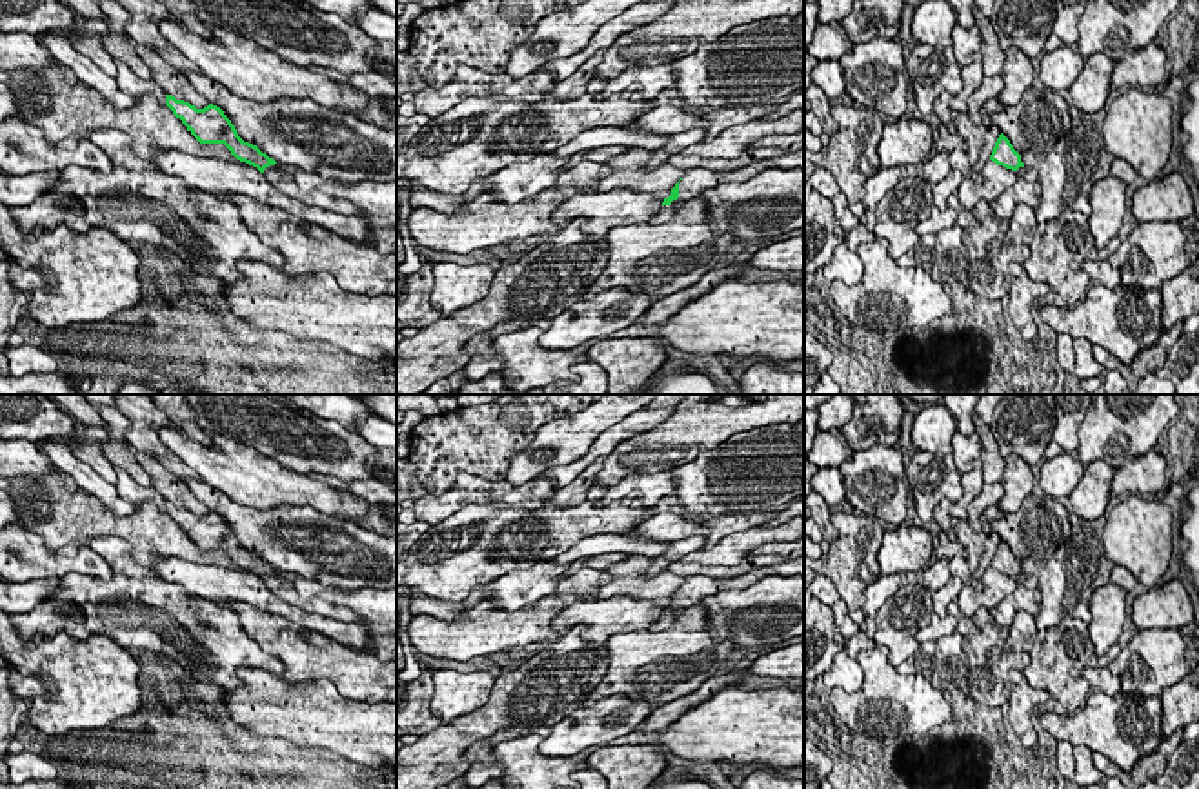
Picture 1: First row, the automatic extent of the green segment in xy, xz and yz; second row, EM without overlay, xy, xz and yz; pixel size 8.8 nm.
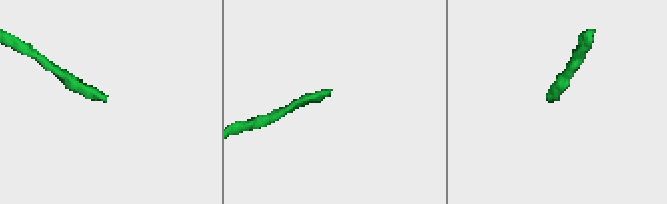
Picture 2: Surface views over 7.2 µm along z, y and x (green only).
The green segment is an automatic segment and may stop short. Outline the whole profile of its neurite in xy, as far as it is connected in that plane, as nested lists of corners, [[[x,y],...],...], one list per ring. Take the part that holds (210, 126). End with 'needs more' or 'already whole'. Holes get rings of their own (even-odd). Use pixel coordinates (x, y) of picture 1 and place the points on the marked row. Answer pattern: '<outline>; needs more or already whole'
[[[166,95],[166,105],[200,144],[224,144],[237,160],[257,167],[275,189],[313,207],[358,216],[357,207],[346,200],[335,200],[320,191],[300,189],[291,173],[280,169],[273,158],[238,136],[220,107],[209,104],[196,109],[171,95]]]; needs more

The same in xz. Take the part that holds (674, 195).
[[[762,160],[735,171],[686,169],[682,180],[675,184],[671,195],[664,198],[659,215],[650,224],[668,222],[679,207],[688,200],[700,198],[706,189],[730,182],[746,182],[766,167],[777,167],[777,164]]]; needs more

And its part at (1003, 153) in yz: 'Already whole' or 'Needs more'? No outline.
Needs more

